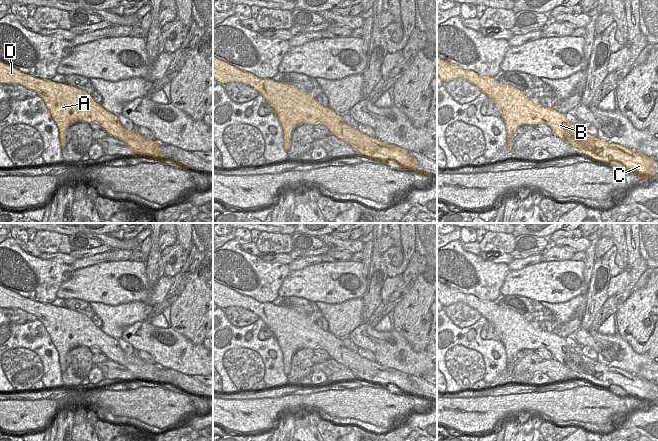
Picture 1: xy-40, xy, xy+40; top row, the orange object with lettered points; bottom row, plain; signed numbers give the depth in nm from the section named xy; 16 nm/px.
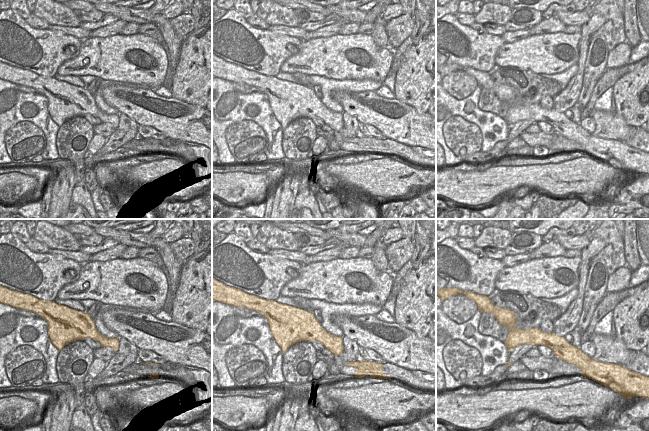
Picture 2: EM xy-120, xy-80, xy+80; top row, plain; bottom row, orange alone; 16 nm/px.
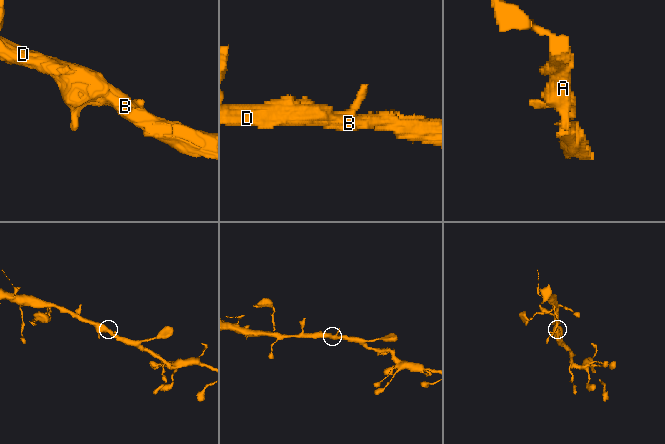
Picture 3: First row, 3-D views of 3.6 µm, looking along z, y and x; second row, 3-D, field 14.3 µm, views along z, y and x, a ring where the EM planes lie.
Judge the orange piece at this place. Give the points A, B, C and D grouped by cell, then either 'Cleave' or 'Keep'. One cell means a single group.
Groups: A B C D. Keep.

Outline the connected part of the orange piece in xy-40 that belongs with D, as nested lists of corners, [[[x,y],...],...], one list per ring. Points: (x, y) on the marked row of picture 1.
[[[0,62],[0,84],[18,84],[33,90],[46,104],[59,129],[61,149],[66,147],[66,131],[78,122],[97,122],[109,136],[124,142],[133,149],[132,156],[166,161],[189,169],[179,161],[161,155],[160,141],[145,139],[134,130],[126,130],[116,115],[96,103],[87,92],[76,87],[33,77]]]

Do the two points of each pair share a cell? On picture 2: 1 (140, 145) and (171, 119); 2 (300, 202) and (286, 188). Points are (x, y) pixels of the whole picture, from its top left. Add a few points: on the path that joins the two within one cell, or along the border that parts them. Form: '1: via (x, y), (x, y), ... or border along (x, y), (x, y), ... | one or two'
1: border along (166, 137), (172, 140), (180, 140), (187, 145) | two
2: border along (298, 193), (294, 203) | two

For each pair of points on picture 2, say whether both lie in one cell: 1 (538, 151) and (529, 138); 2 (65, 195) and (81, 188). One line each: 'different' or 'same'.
1: different
2: different

